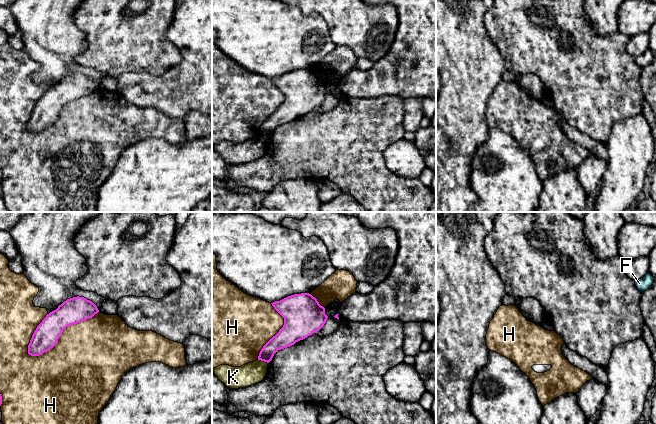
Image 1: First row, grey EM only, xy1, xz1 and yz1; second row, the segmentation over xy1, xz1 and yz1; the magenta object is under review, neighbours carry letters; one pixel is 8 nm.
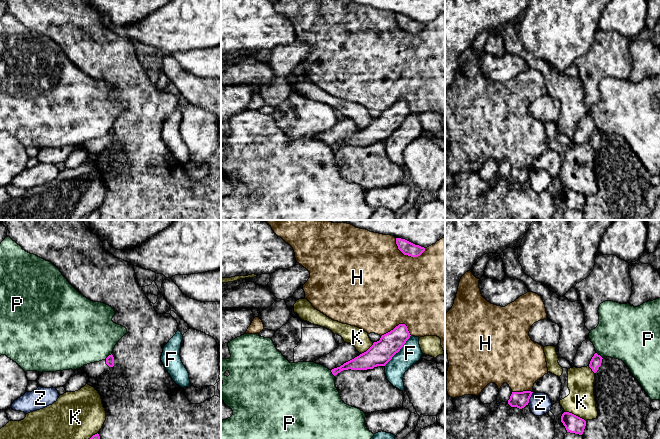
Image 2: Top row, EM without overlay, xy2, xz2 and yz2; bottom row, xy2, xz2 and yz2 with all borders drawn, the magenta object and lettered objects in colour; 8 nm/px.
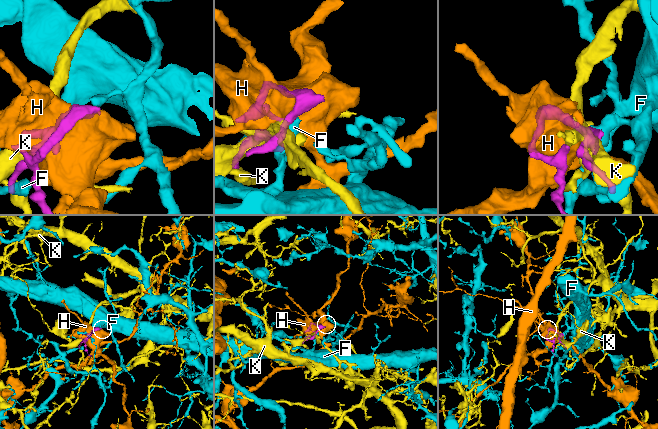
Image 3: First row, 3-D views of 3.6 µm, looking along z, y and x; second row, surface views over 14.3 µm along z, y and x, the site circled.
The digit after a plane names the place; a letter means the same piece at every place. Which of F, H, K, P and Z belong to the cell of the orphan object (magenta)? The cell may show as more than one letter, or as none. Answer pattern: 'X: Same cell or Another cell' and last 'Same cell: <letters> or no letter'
F: Another cell
H: Another cell
K: Another cell
P: Another cell
Z: Another cell
Same cell: no letter

